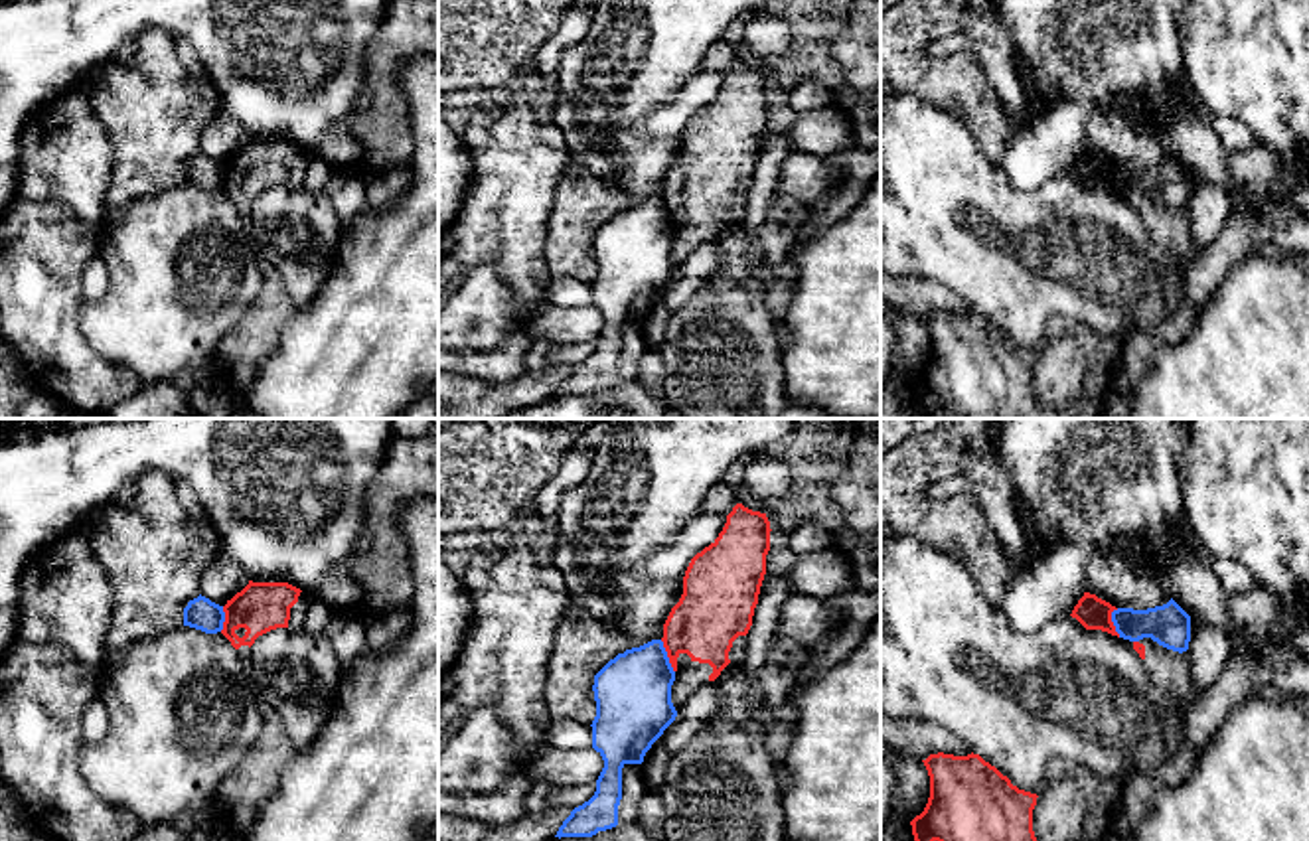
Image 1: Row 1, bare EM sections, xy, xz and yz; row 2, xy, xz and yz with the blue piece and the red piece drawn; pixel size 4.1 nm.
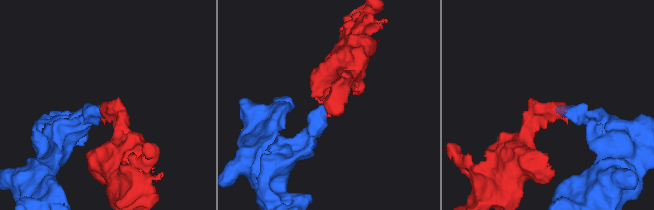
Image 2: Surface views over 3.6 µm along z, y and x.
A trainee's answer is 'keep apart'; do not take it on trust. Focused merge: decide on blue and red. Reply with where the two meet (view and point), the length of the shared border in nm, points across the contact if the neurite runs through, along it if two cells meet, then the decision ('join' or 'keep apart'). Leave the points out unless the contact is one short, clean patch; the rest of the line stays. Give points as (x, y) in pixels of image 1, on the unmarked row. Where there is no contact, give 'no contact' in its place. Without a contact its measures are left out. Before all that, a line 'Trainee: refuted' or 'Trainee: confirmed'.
Trainee: confirmed
meets blue in xz at (666, 214); contact 150 nm long; border along xz (660, 198), (674, 229); keep apart

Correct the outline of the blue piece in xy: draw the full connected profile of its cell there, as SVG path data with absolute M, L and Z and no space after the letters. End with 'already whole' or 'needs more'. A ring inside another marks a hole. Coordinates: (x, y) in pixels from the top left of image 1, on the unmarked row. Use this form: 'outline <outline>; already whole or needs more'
outline M197 154L184 166L184 184L201 188L205 191L217 191L223 188L225 170L223 164L211 160L205 154Z; already whole

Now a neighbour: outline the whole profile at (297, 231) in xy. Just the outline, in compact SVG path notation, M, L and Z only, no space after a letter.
M276 186L249 205L247 225L267 268L272 268L298 310L328 280L346 225L324 191Z

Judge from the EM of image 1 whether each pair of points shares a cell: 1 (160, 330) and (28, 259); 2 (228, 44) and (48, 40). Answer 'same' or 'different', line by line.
1: different
2: same

